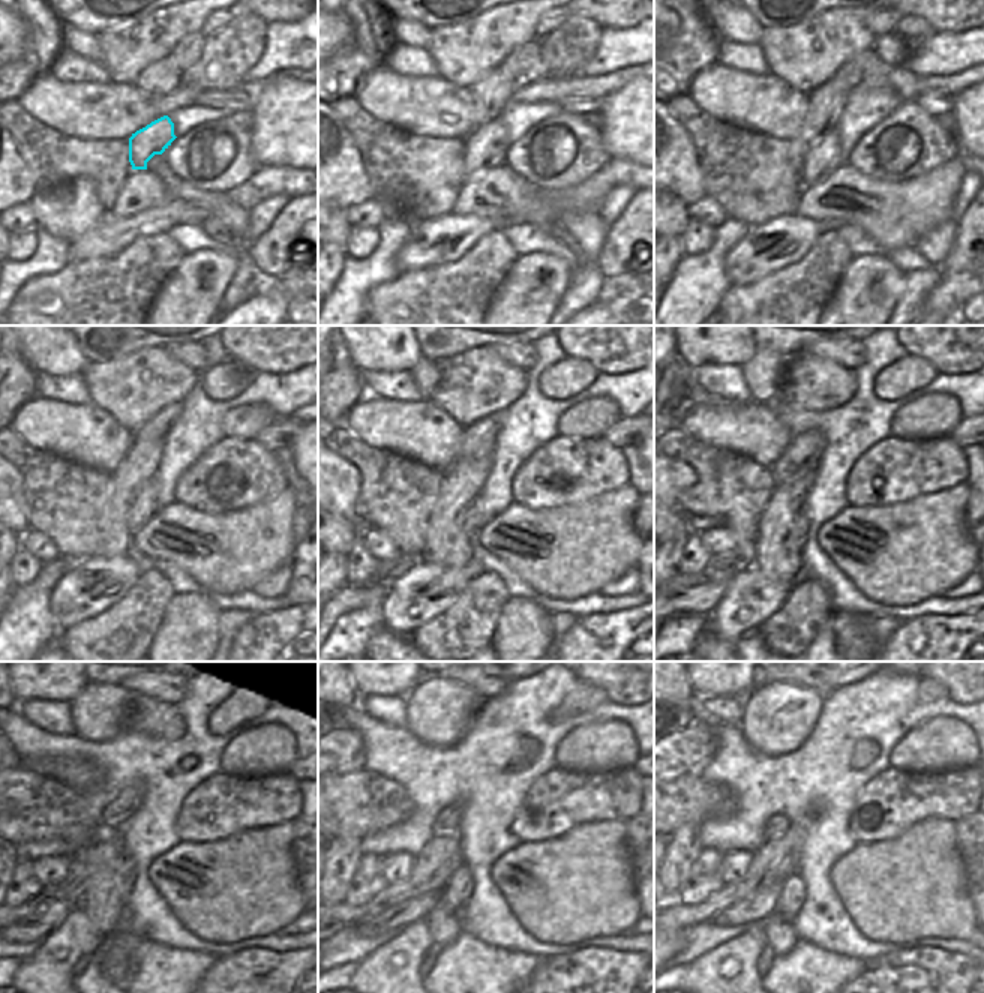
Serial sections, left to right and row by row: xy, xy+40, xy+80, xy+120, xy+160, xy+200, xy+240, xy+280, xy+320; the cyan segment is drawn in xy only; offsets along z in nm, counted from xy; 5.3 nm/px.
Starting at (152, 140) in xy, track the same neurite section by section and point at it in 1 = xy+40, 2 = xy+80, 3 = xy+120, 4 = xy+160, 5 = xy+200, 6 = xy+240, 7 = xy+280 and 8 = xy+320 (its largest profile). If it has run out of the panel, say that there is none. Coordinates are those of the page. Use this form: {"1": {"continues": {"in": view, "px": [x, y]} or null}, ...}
{"1": {"continues": {"in": "xy+40", "px": [485, 147]}}, "2": {"continues": {"in": "xy+80", "px": [824, 156]}}, "3": {"continues": {"in": "xy+120", "px": [144, 506]}}, "4": {"continues": {"in": "xy+160", "px": [473, 518]}}, "5": {"continues": {"in": "xy+200", "px": [803, 525]}}, "6": {"continues": {"in": "xy+240", "px": [128, 867]}}, "7": {"continues": {"in": "xy+280", "px": [459, 885]}}, "8": {"continues": {"in": "xy+320", "px": [792, 891]}}}

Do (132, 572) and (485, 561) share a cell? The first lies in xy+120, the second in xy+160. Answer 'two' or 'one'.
two

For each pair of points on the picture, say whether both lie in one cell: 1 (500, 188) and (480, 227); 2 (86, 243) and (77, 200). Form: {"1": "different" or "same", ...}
{"1": "different", "2": "different"}

